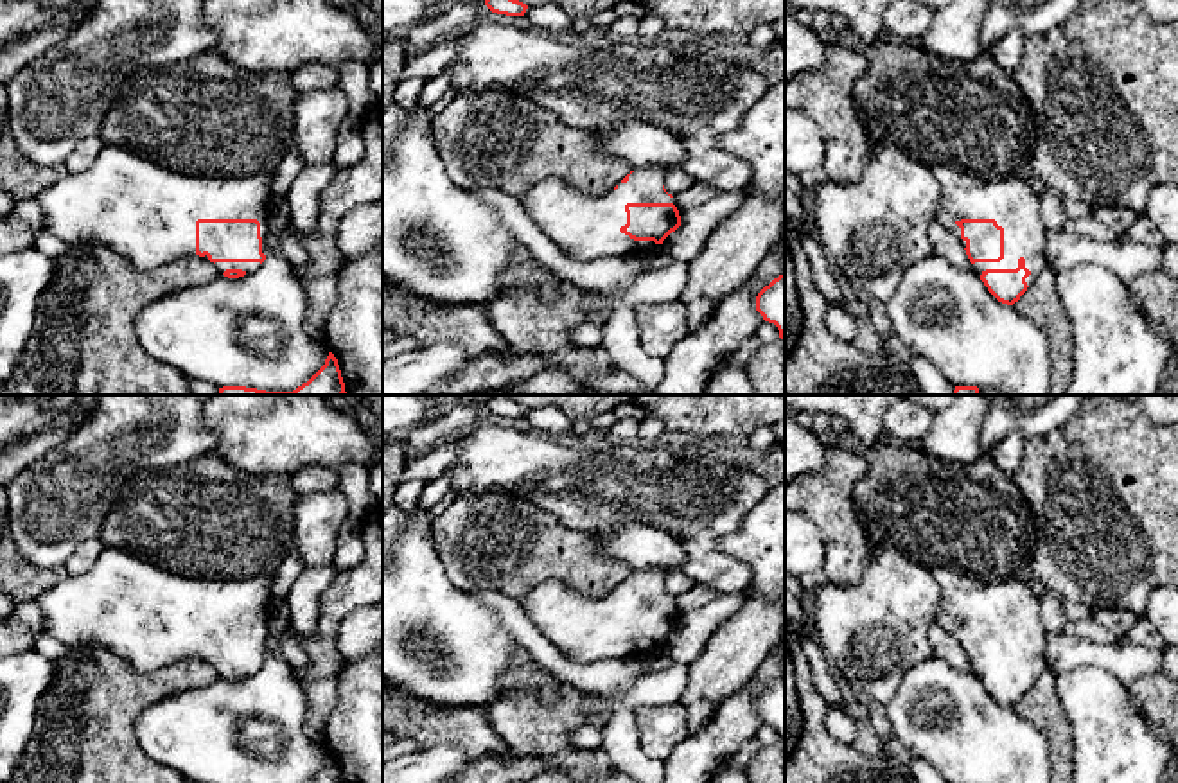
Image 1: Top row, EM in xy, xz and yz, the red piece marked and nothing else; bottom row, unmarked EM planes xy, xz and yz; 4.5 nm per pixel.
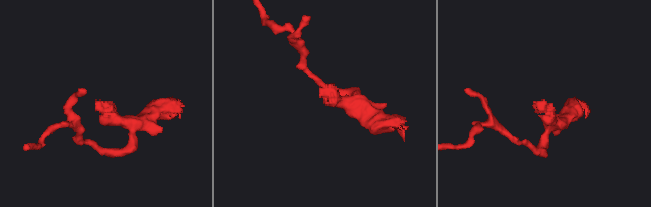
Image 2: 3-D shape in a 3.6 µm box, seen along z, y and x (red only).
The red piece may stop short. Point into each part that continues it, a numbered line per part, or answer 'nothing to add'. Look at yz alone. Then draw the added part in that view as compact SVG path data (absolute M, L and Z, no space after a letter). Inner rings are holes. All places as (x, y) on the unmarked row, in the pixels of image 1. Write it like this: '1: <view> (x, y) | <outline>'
1: yz (1010, 604) | M930 567L930 573L939 587L937 600L937 625L943 627L961 647L966 650L966 643L961 641L961 630L955 627L961 621L995 621L998 629L1004 630L1004 661L1000 664L975 664L973 673L980 679L986 672L1016 672L1018 661L1025 661L1025 670L1031 677L1025 681L1027 688L1049 668L1045 645L1049 632L1043 629L1040 620L1040 600L1033 594L1024 580L1009 578L1004 582L982 582L963 571L954 571L948 567Z

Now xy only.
1: xy (146, 615) | M106 548L88 571L63 575L36 602L52 638L111 650L149 673L196 657L198 621L257 621L266 657L271 600L271 576L190 578Z

